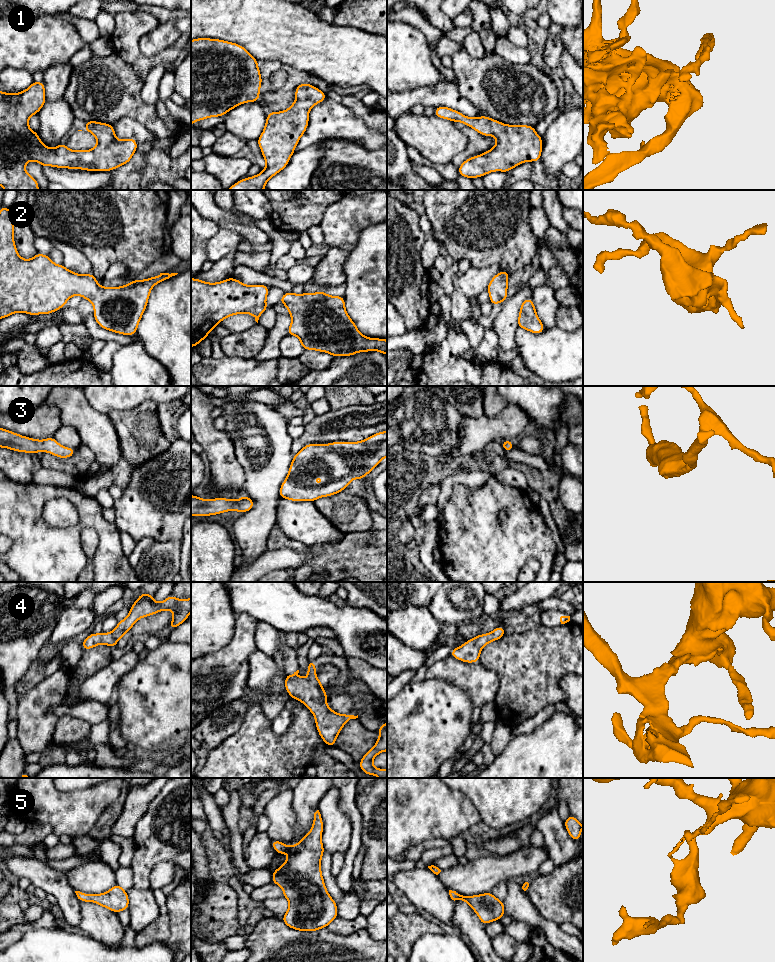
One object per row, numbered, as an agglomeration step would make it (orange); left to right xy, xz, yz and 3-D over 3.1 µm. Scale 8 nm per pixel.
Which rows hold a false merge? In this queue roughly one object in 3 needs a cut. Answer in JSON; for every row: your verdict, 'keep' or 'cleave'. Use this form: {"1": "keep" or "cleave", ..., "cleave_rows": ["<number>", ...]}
{"1": "keep", "2": "keep", "3": "keep", "4": "keep", "5": "keep", "cleave_rows": []}

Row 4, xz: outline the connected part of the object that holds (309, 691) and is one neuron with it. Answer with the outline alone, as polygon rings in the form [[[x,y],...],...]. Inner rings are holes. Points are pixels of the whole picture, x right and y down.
[[[315,660],[308,661],[308,676],[305,679],[300,677],[299,670],[294,672],[294,677],[287,673],[285,690],[291,698],[302,702],[310,710],[320,737],[327,746],[334,747],[343,726],[351,719],[358,718],[358,715],[338,714],[326,704],[327,692],[315,674],[315,665]]]

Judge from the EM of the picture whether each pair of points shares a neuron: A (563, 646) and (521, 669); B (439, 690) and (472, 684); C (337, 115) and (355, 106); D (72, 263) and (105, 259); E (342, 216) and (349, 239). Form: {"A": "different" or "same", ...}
{"A": "same", "B": "different", "C": "different", "D": "different", "E": "same"}

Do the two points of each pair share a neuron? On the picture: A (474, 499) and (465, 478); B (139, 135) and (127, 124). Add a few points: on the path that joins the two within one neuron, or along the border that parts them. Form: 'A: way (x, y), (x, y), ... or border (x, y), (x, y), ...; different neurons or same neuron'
A: border (490, 477), (472, 489), (457, 484), (448, 499); different neurons
B: way (136, 132), (130, 127); same neuron

